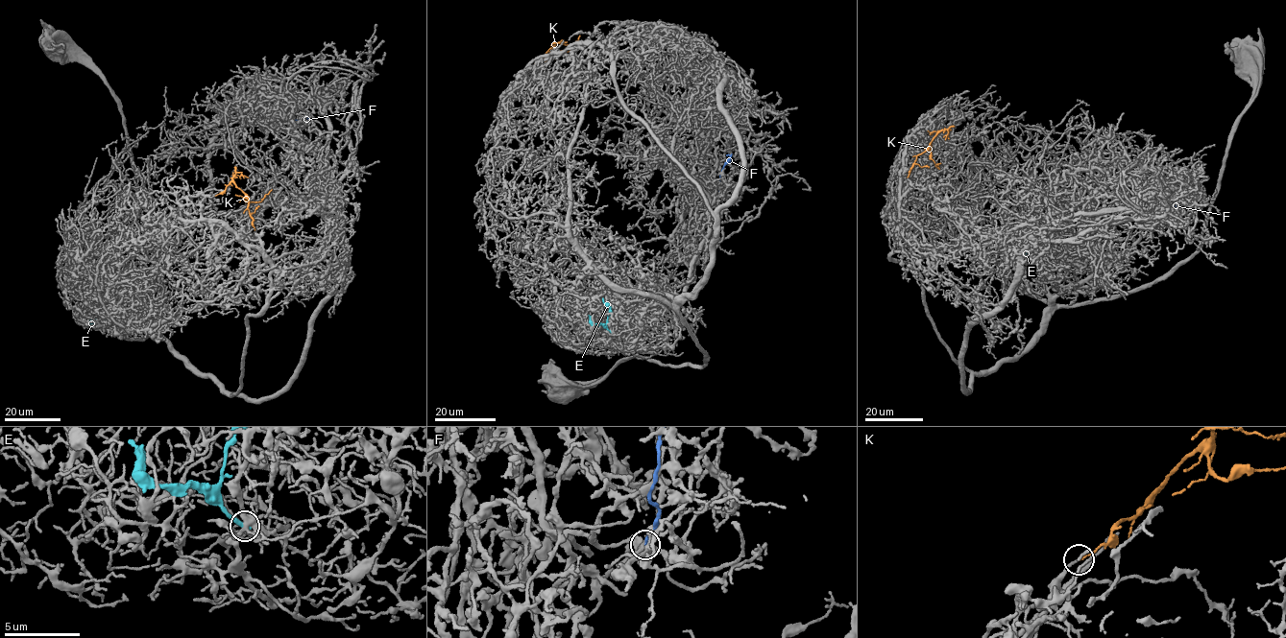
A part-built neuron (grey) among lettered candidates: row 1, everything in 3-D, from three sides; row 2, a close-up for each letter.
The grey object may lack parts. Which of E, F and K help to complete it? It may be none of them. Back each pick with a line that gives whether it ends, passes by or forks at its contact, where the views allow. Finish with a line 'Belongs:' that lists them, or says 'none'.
Belongs: none

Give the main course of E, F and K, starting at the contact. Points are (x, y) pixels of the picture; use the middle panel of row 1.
E: (611, 332), (607, 323), (609, 307), (603, 297)
F: (717, 196), (722, 167), (729, 161), (729, 155), (726, 155)
K: (528, 69), (552, 48), (557, 53), (577, 48), (576, 40), (580, 35)

